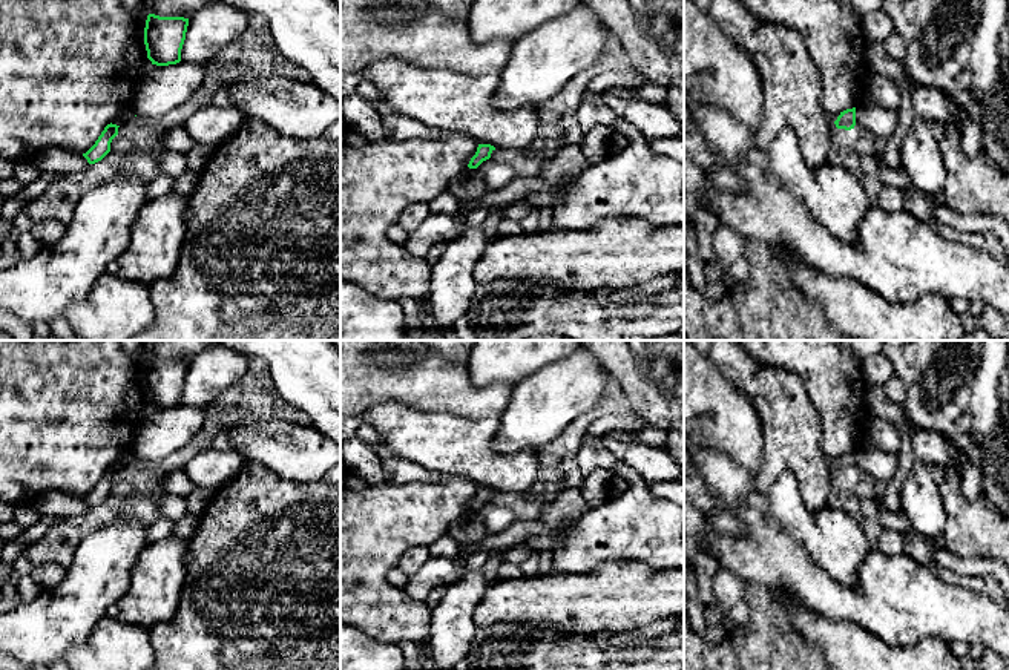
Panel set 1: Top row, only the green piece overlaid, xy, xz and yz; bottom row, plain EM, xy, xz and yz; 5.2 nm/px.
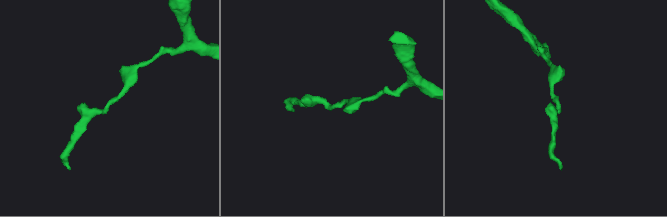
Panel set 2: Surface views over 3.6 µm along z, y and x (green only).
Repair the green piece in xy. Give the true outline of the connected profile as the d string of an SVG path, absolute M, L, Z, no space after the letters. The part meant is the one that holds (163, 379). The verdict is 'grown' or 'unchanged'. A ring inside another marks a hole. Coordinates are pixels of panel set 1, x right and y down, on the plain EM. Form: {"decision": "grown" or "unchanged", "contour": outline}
{"decision": "unchanged", "contour": "M149 357L144 371L144 388L152 408L169 409L181 405L189 362Z"}

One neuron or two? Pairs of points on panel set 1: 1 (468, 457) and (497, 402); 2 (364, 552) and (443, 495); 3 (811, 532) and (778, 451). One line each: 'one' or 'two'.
1: two
2: one
3: two

